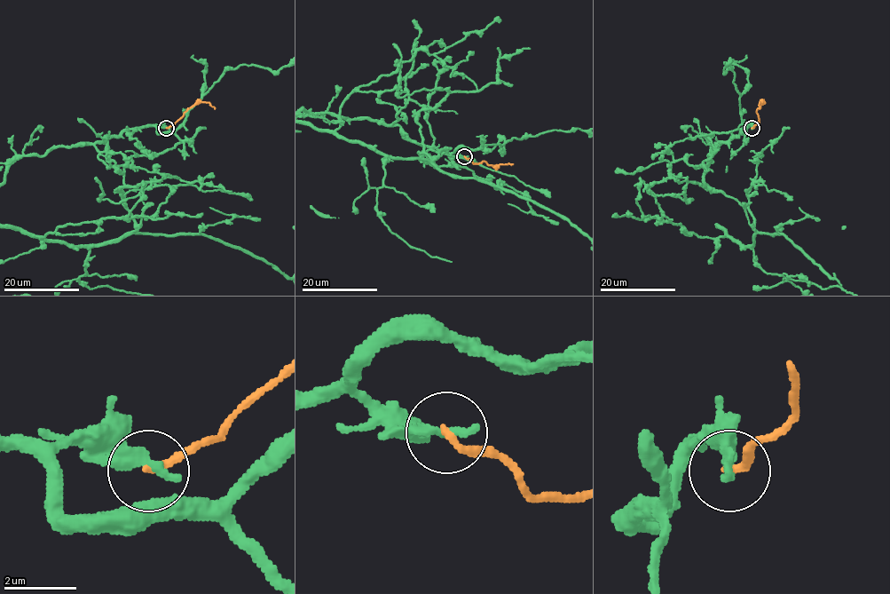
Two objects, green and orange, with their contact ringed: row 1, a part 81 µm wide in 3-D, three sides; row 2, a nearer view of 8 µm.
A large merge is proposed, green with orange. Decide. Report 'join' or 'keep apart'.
keep apart

